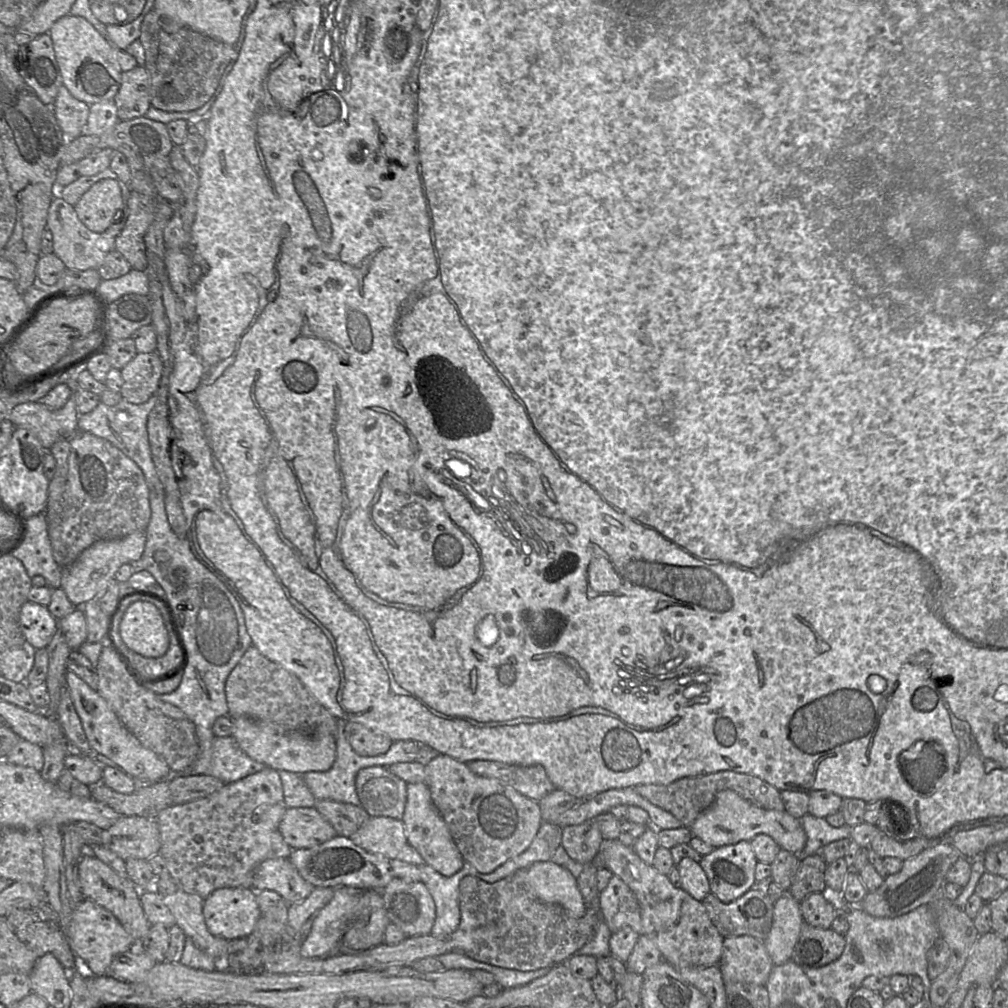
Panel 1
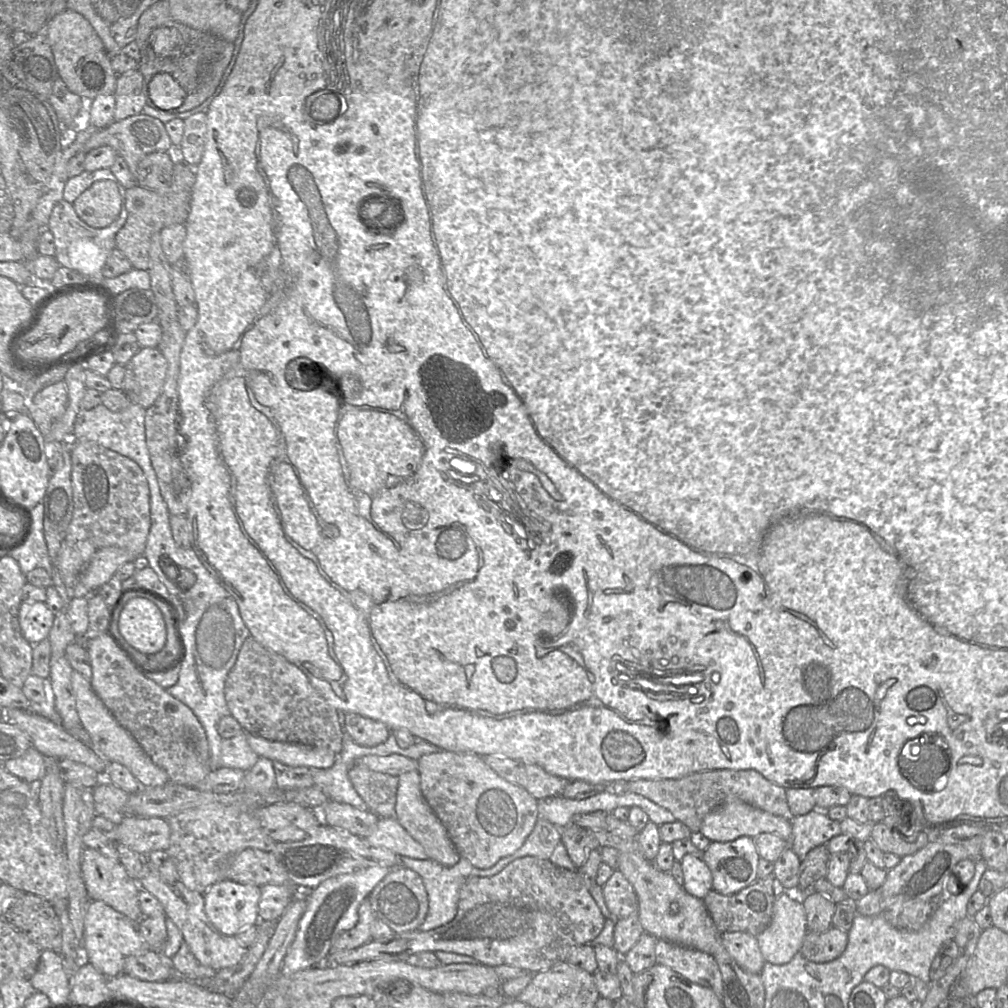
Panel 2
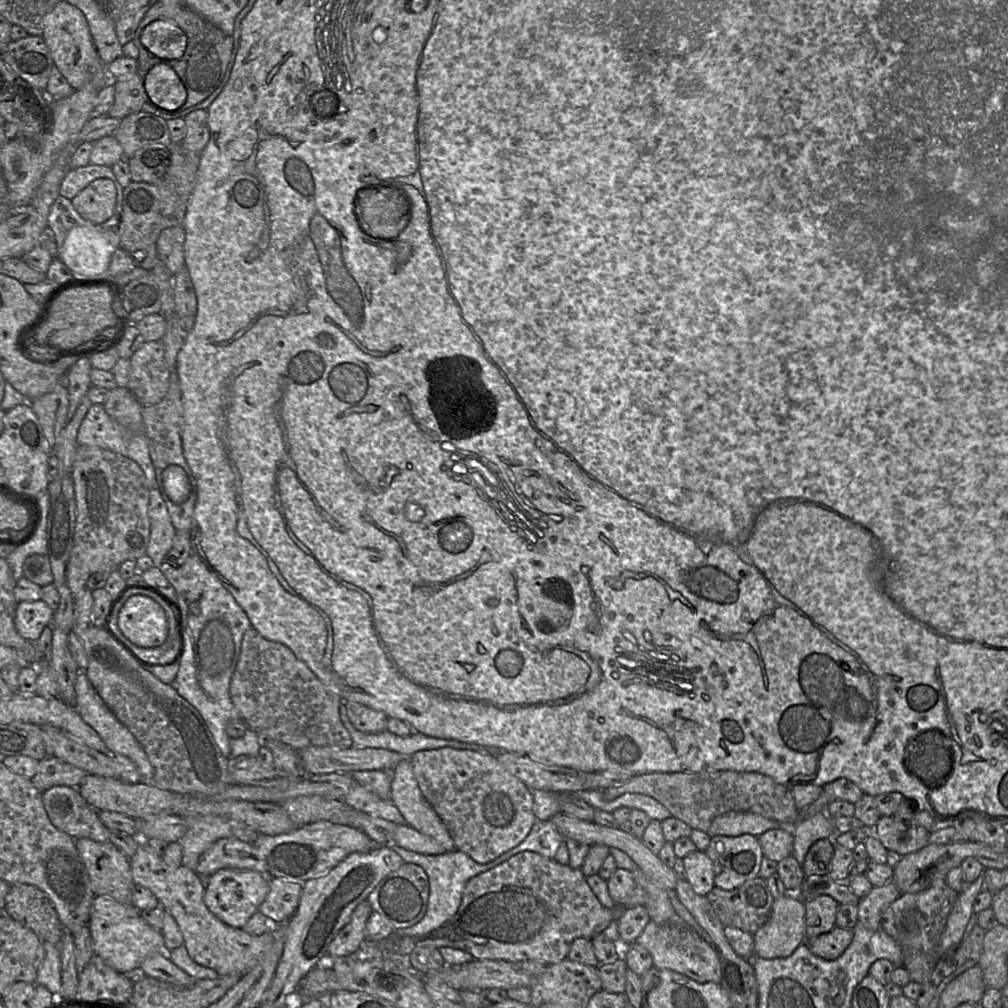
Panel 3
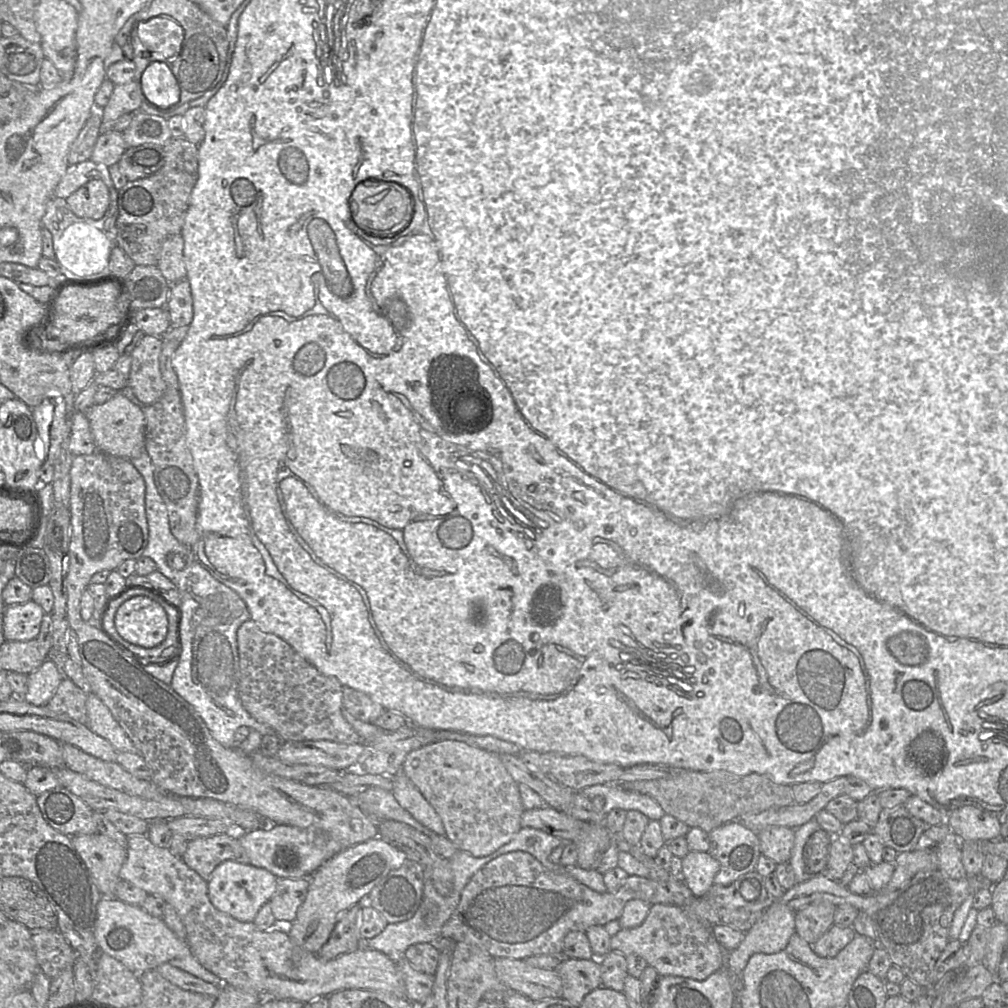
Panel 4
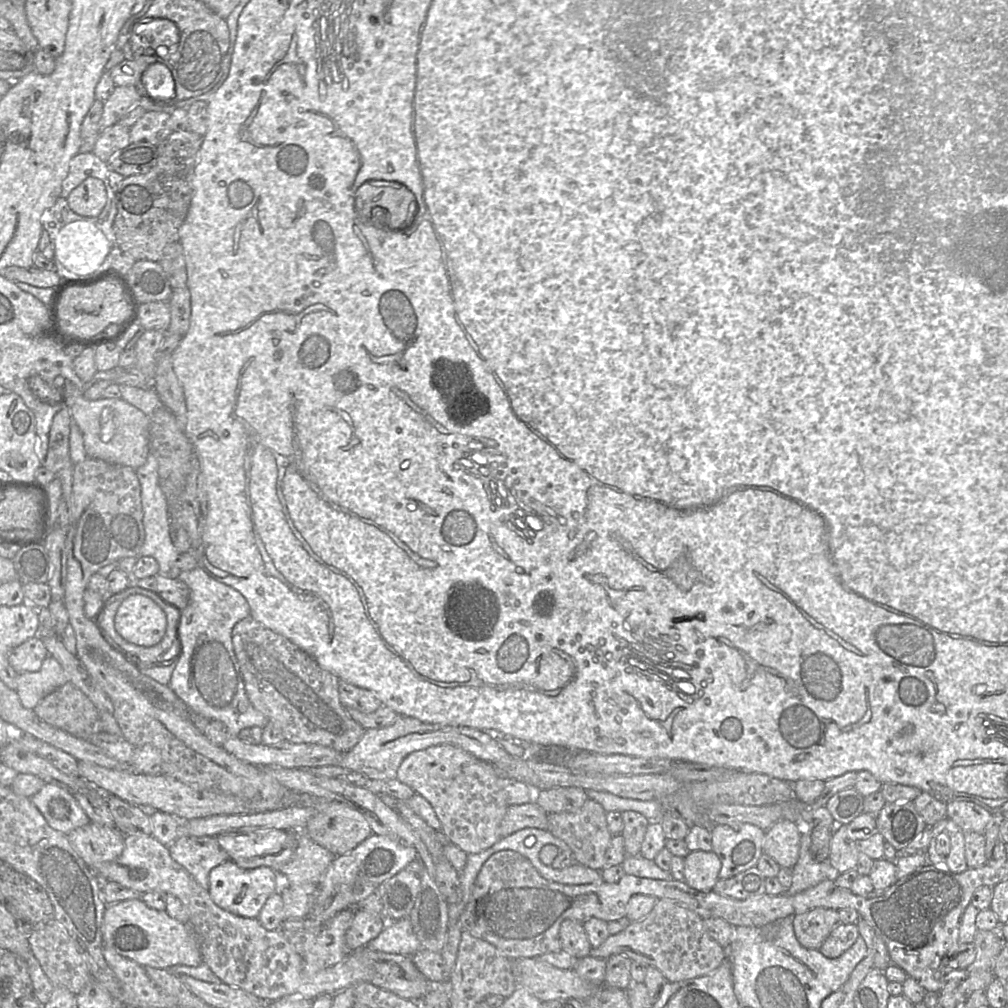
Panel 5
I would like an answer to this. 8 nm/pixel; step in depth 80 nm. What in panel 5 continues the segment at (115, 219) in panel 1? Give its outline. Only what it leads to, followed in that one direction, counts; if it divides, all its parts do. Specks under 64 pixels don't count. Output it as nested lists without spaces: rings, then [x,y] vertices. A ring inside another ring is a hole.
[[[88,177],[77,186],[67,198],[70,209],[85,217],[101,214],[107,203],[107,191],[104,182],[96,177]]]

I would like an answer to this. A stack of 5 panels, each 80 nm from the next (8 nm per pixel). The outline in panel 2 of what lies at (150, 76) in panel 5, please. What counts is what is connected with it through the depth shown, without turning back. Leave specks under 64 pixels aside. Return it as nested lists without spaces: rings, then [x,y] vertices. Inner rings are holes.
[[[167,73],[154,75],[149,81],[147,89],[148,98],[162,111],[176,110],[186,98],[183,88]]]

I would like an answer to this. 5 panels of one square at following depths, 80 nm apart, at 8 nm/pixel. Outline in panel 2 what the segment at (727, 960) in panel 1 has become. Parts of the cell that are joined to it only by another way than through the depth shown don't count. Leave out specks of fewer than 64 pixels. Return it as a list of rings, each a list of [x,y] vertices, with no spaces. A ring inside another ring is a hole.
[[[726,932],[722,943],[733,960],[745,971],[760,974],[764,960],[757,938],[749,933]]]

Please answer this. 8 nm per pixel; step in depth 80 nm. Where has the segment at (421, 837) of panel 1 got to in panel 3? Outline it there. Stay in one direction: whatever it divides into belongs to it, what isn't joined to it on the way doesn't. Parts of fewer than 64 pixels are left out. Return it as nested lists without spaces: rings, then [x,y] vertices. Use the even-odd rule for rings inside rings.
[[[409,758],[391,772],[391,801],[409,826],[435,839],[446,852],[456,850],[445,824],[422,794]]]

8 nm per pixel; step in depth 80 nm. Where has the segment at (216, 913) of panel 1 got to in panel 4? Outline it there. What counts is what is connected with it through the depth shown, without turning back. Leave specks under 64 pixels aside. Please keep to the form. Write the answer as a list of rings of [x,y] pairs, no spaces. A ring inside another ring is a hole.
[[[224,861],[211,873],[208,896],[213,906],[240,922],[253,922],[259,909],[276,891],[278,877],[266,869],[235,861]]]

